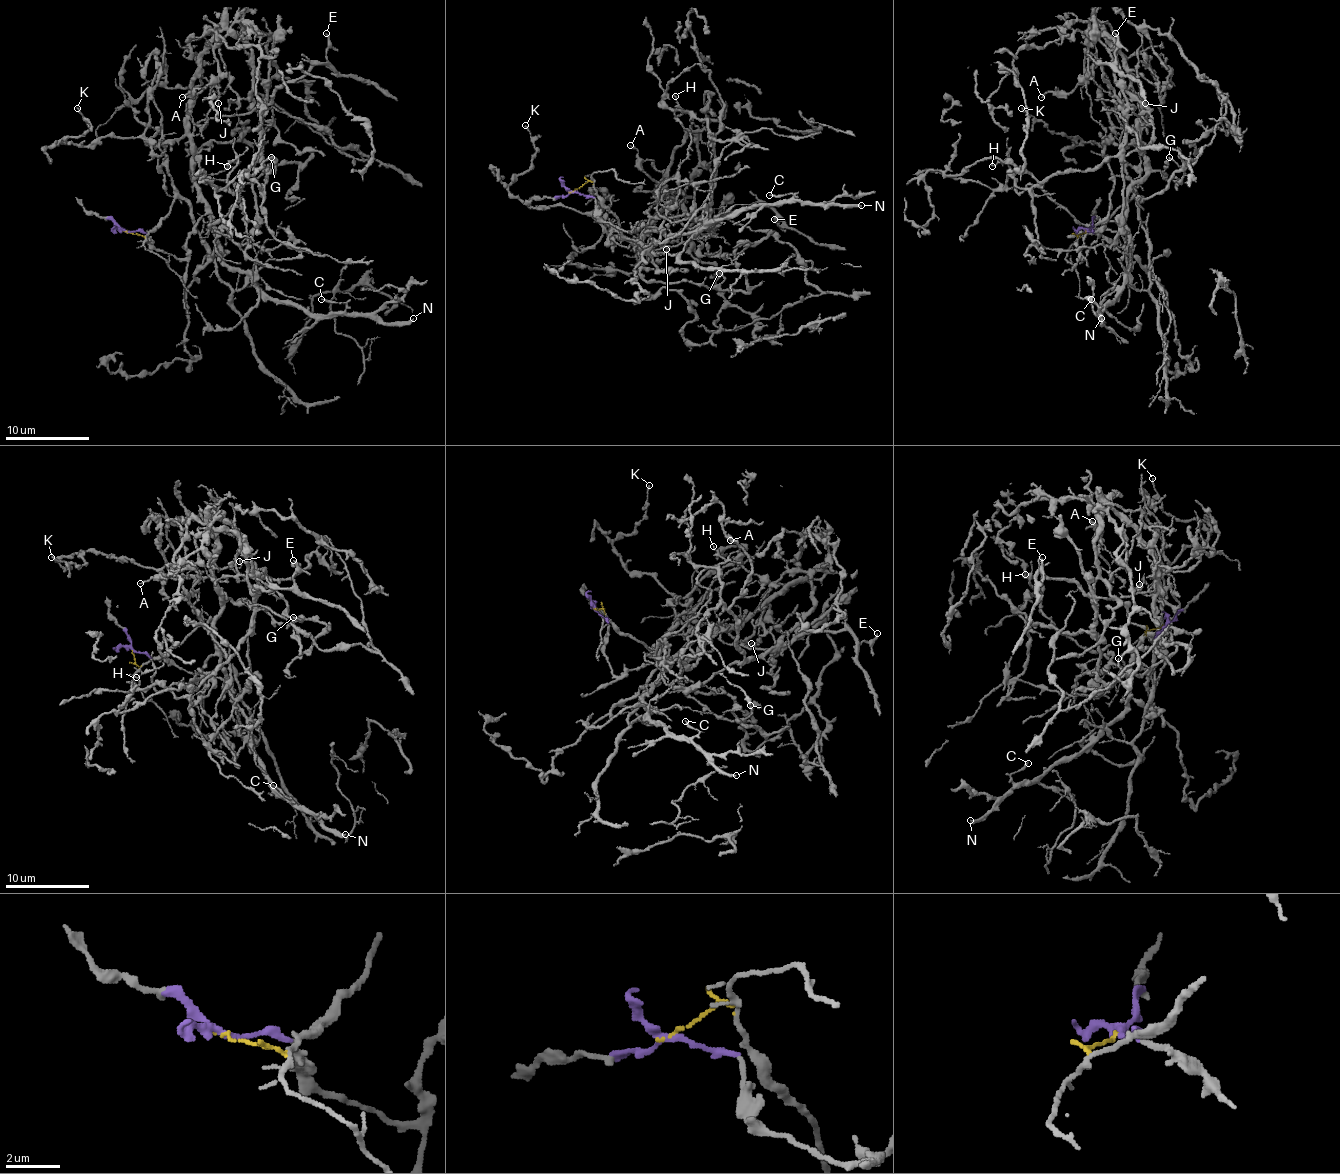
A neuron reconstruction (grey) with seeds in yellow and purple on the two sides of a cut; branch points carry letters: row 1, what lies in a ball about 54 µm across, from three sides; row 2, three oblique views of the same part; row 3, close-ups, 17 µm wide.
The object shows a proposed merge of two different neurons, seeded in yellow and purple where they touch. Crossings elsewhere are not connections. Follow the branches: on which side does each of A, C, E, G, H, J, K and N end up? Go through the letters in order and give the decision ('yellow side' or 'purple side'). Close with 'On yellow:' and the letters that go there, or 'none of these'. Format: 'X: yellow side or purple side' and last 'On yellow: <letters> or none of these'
A: purple side
C: purple side
E: purple side
G: purple side
H: purple side
J: purple side
K: purple side
N: purple side
On yellow: none of these

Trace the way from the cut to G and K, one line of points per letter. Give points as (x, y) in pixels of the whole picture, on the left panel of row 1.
G: (125, 229), (184, 259), (205, 212), (190, 170), (199, 181), (254, 183), (270, 158)
K: (125, 229), (184, 259), (205, 212), (192, 143), (62, 143), (89, 128), (77, 107)

